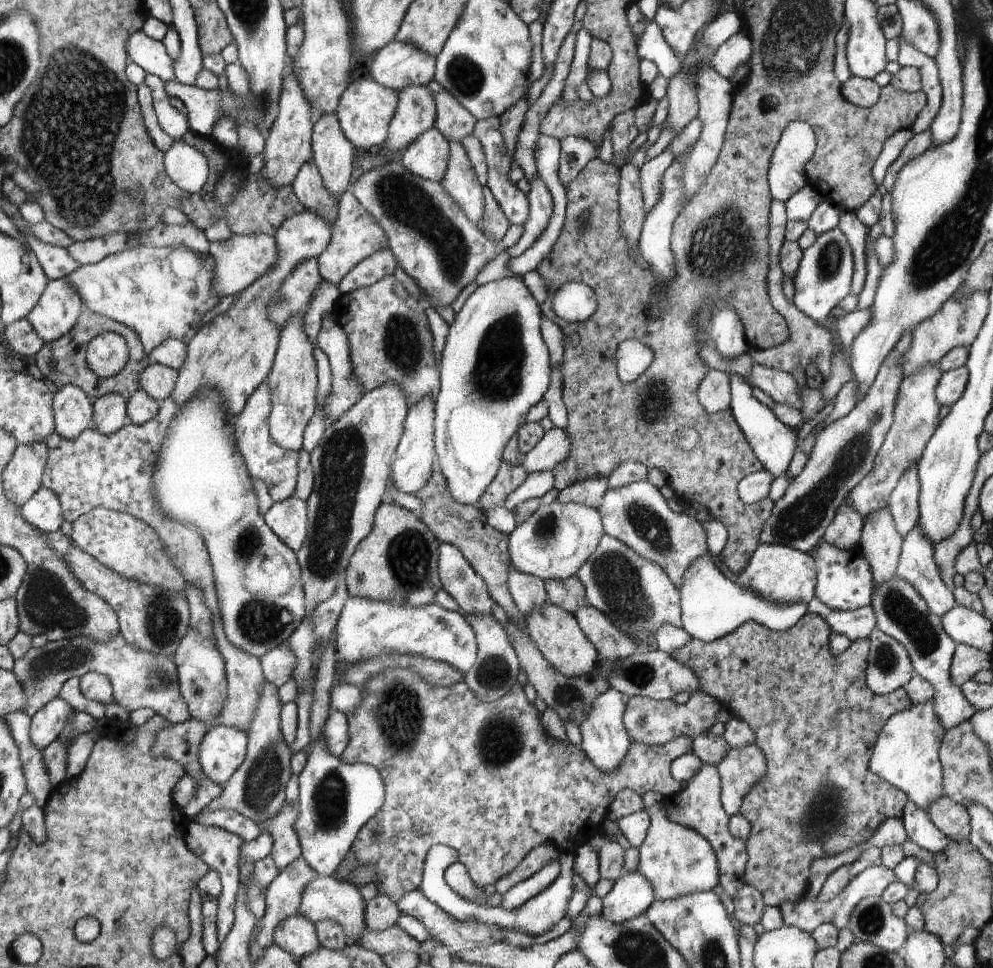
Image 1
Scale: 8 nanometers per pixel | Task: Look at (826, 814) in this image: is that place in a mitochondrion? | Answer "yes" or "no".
yes

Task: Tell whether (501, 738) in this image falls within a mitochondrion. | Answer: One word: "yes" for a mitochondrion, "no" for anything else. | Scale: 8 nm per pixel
yes

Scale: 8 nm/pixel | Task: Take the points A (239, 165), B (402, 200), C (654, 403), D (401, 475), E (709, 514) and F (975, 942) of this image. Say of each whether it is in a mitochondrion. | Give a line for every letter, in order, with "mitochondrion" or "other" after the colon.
A: other
B: mitochondrion
C: mitochondrion
D: other
E: other
F: other

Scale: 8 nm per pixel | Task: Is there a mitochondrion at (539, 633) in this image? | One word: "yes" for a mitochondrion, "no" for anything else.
no

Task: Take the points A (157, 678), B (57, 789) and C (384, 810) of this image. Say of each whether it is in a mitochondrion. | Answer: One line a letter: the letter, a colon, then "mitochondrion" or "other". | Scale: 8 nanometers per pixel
A: mitochondrion
B: other
C: other

